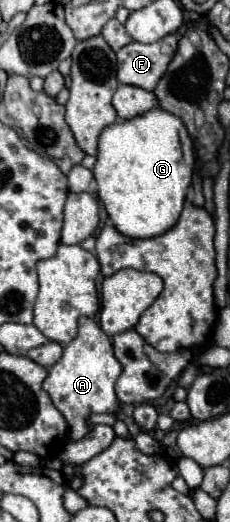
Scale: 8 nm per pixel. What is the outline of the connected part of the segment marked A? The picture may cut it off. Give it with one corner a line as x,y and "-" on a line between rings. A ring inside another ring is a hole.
79,318
79,334
65,346
63,356
49,368
43,382
55,408
63,414
69,426
69,438
81,440
89,434
89,416
99,412
119,412
121,404
115,396
115,382
121,374
121,364
113,356
111,338
101,330
93,318

